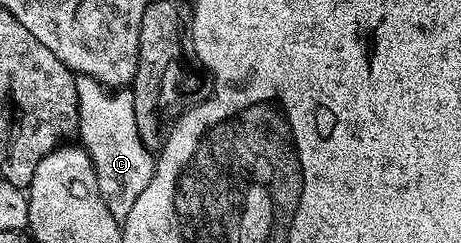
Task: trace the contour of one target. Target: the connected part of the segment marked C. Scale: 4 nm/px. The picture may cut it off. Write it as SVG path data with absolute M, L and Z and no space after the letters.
M81 75L77 77L77 110L79 141L93 160L99 195L103 195L107 211L111 211L118 223L123 223L127 215L131 215L135 199L143 195L143 187L151 183L155 164L154 156L139 139L132 92L125 87L114 91L108 85L100 85L95 79Z

